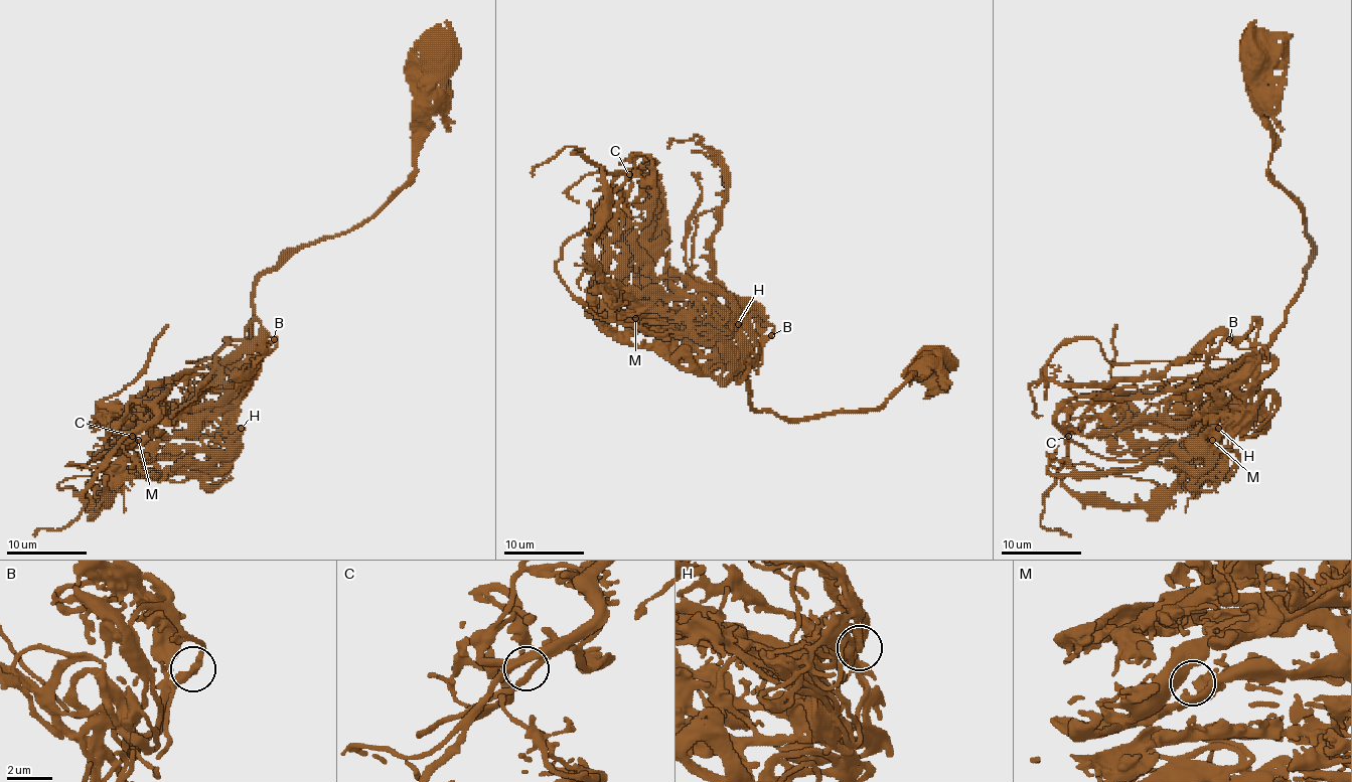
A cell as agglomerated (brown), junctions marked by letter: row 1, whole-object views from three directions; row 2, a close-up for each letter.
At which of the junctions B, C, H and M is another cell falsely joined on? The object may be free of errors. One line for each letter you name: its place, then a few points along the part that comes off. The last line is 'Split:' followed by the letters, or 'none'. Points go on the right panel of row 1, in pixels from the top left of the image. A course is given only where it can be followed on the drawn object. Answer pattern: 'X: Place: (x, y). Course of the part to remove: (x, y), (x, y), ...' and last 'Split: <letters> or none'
Split: none

